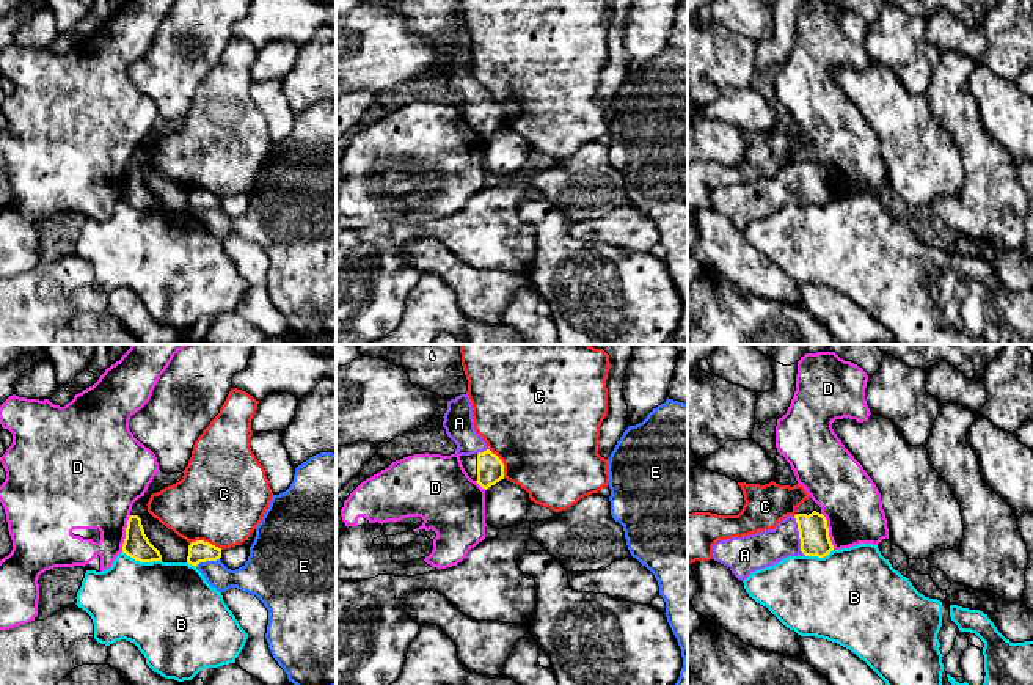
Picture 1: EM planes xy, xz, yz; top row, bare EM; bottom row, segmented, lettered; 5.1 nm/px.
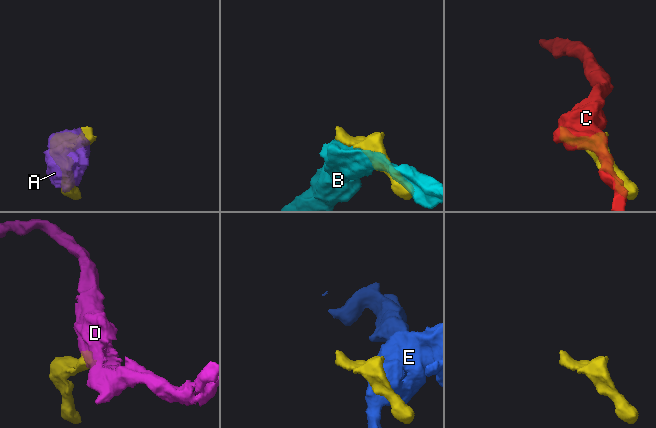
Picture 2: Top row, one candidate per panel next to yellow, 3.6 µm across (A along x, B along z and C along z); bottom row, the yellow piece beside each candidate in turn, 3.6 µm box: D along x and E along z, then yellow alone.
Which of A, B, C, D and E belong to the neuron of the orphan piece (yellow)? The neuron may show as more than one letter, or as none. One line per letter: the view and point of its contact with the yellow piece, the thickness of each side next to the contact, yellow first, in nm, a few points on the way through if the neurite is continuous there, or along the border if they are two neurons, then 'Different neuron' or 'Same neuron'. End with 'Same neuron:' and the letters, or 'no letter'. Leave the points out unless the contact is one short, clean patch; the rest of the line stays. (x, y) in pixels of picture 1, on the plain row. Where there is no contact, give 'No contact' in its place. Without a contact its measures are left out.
A: Touches yellow at yz (799, 184). Thickness 160 nm (yellow) against 190 nm. Path across: yz (813, 181), (799, 184), (792, 184), (754, 200). Same neuron
B: Touches yellow at xy (142, 209). Thickness 140 nm (yellow) against 460 nm. Different neuron
C: Touches yellow at xy (206, 190). Thickness 110 nm (yellow) against 460 nm. Different neuron
D: Touches yellow at xy (126, 183). Thickness 140 nm (yellow) against 360 nm. Boundary: xy (131, 164), (121, 200). Different neuron
E: Touches yellow at xy (206, 208). Thickness 110 nm (yellow) against 150 nm. Different neuron
Same neuron: A

